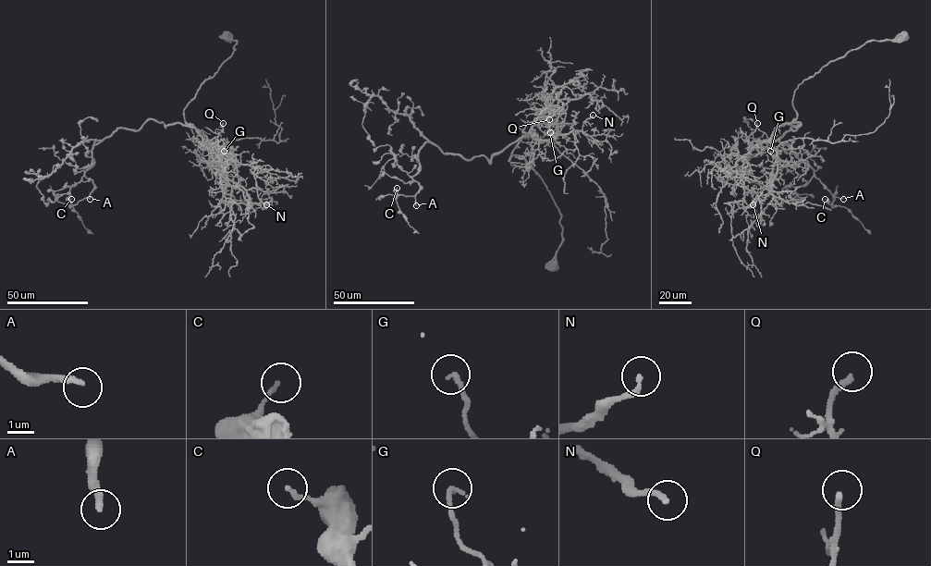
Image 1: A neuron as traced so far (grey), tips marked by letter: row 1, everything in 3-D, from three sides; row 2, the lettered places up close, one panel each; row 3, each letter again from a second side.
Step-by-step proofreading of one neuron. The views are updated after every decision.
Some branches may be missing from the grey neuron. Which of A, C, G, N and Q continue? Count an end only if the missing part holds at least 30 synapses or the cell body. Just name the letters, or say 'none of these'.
A

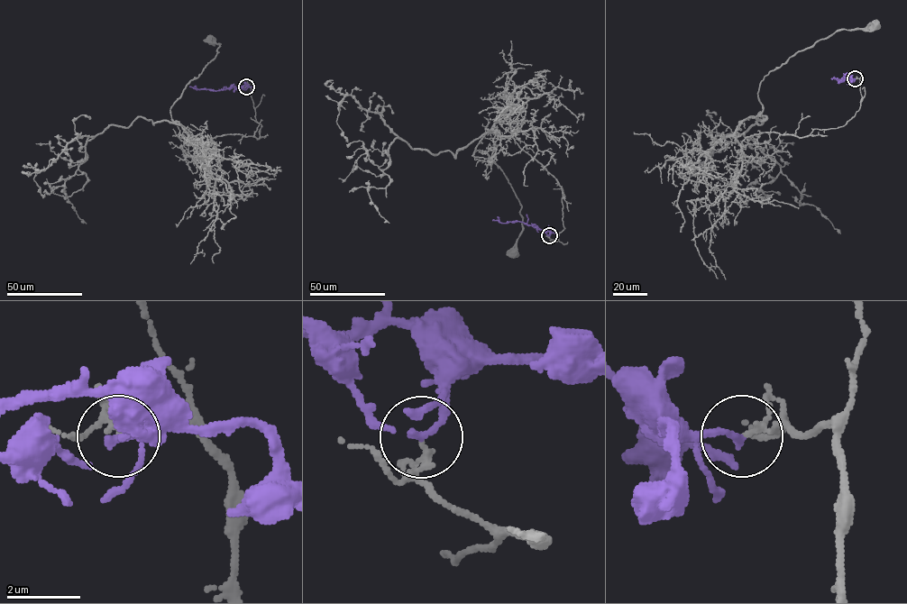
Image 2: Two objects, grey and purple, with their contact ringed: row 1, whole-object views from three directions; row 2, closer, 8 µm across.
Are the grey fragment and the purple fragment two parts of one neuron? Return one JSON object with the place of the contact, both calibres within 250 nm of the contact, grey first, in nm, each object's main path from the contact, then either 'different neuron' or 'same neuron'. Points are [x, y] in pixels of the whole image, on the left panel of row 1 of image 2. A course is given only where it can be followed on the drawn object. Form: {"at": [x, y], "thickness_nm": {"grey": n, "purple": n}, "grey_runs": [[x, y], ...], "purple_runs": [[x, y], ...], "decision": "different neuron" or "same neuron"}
{"at": [246, 86], "thickness_nm": {"grey": 110, "purple": 150}, "grey_runs": [[246, 86], [260, 137], [224, 134], [195, 147], [171, 119], [170, 107], [218, 52], [219, 44], [210, 40]], "purple_runs": [[246, 86], [218, 91], [189, 86]], "decision": "different neuron"}

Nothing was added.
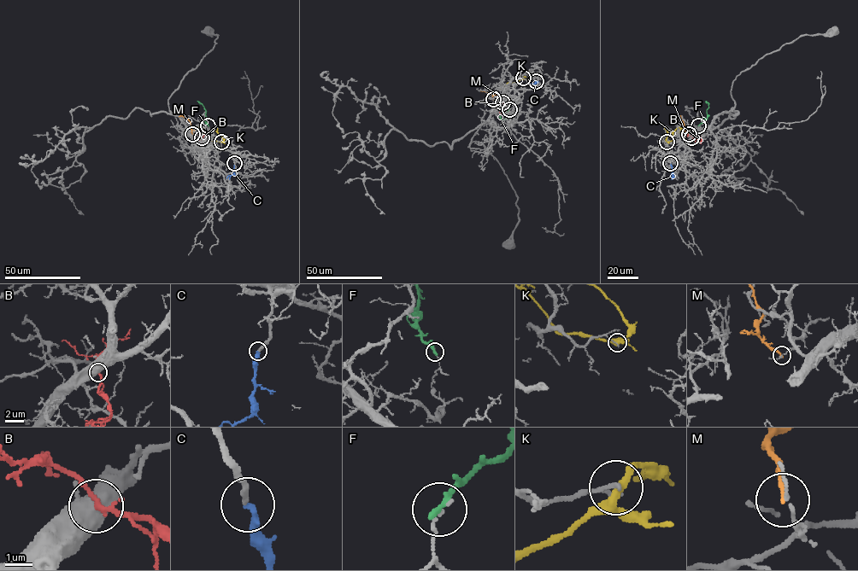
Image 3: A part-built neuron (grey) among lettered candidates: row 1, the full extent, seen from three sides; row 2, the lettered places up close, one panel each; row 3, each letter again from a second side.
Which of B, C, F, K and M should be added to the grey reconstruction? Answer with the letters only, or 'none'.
B, C

